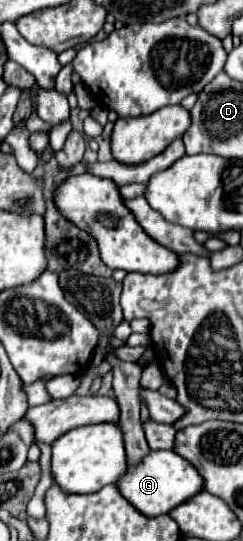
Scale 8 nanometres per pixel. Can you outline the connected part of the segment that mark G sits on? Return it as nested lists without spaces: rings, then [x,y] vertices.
[[[153,451],[137,467],[131,467],[127,471],[127,477],[123,477],[123,481],[117,481],[117,487],[121,489],[123,497],[145,517],[159,517],[199,495],[205,489],[205,483],[197,469],[175,451]]]

